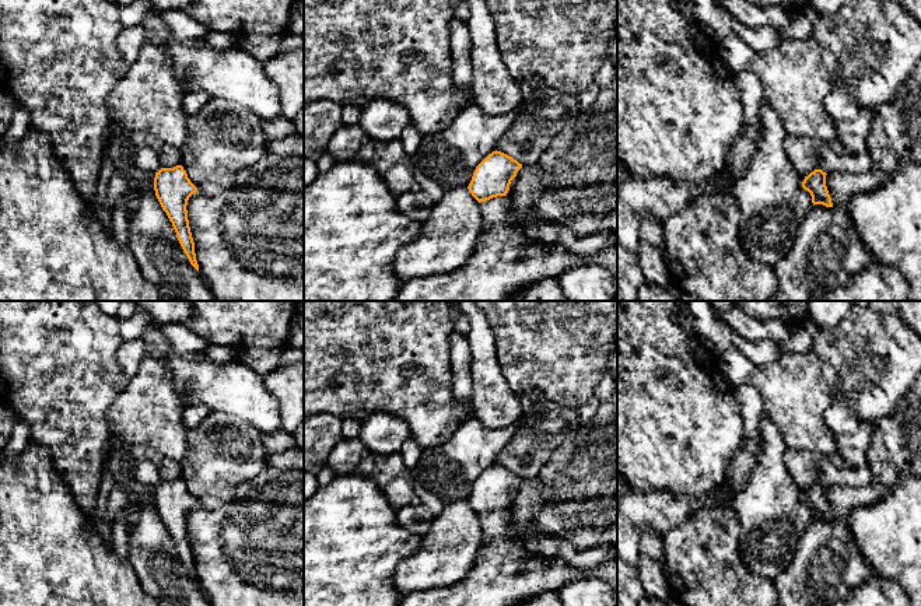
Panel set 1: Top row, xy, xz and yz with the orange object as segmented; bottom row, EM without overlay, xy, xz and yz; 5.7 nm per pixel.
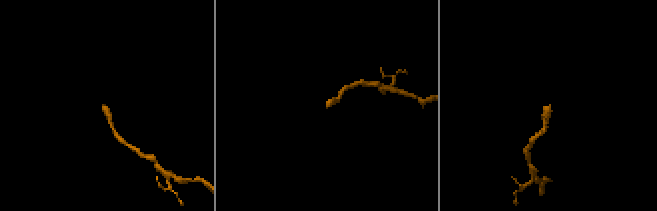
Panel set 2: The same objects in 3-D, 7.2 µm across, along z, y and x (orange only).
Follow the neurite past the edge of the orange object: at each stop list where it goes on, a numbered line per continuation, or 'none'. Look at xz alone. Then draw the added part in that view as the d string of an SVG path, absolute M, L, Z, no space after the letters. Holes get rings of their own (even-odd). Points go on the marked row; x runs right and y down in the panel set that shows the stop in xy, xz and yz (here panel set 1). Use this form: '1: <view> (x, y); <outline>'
1: xz (493, 210); M497 196L490 200L481 202L481 217L483 217L483 227L488 228L495 223L505 218L508 211L508 197L507 196Z

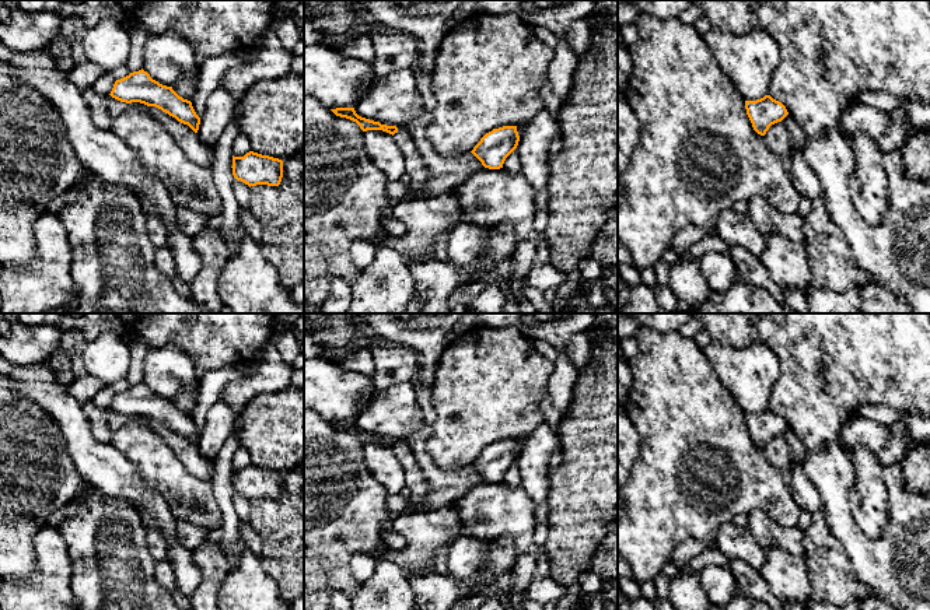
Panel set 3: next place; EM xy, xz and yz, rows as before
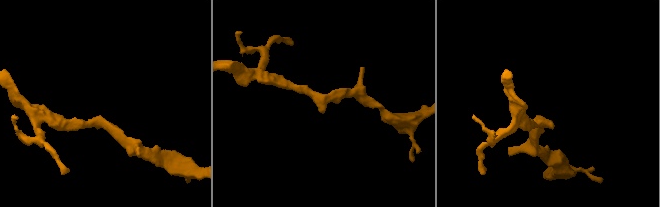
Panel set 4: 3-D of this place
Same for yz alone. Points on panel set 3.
none

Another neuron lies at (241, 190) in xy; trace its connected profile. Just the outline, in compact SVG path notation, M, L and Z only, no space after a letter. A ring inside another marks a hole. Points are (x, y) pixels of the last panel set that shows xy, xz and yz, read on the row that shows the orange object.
M235 179L232 183L232 192L237 197L240 207L248 210L249 208L249 197L251 197L249 186L245 185L244 182Z

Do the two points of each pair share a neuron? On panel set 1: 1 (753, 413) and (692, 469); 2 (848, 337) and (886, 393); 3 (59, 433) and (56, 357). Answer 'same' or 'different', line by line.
1: different
2: same
3: same

